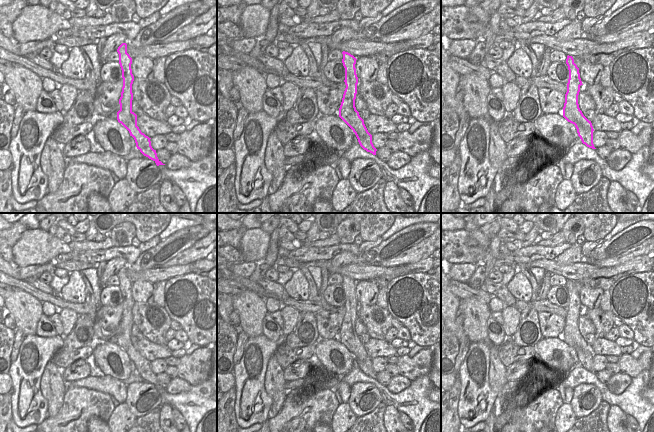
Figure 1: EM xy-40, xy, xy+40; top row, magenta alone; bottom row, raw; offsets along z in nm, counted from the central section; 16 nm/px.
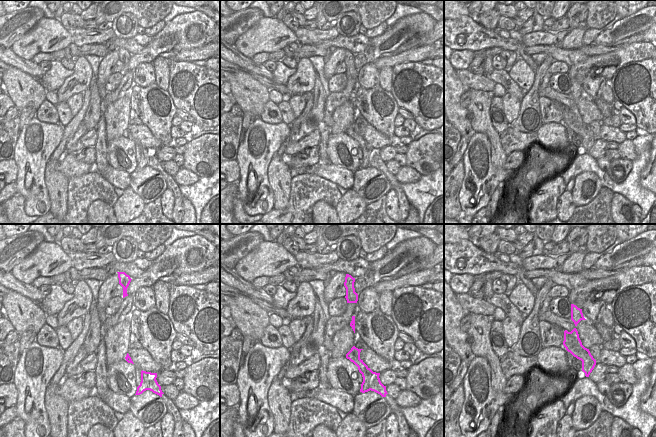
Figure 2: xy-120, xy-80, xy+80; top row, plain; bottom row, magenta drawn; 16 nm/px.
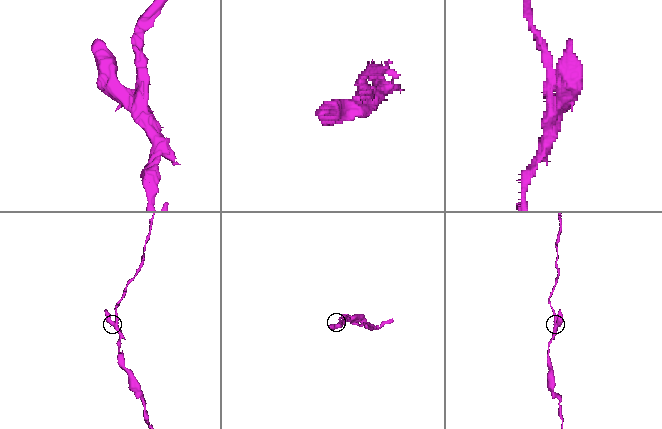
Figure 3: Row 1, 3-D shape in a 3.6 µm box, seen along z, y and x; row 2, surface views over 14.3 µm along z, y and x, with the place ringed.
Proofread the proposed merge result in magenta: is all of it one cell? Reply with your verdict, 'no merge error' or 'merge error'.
merge error

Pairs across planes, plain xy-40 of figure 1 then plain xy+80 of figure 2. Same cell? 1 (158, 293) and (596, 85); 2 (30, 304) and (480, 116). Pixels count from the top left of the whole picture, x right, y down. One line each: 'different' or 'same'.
1: different
2: same

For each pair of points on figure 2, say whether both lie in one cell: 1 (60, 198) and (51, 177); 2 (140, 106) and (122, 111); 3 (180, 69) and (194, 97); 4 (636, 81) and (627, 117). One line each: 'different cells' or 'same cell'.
1: same cell
2: different cells
3: same cell
4: different cells

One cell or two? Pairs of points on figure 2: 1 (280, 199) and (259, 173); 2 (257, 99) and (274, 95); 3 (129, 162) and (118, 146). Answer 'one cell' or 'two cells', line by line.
1: two cells
2: two cells
3: one cell

